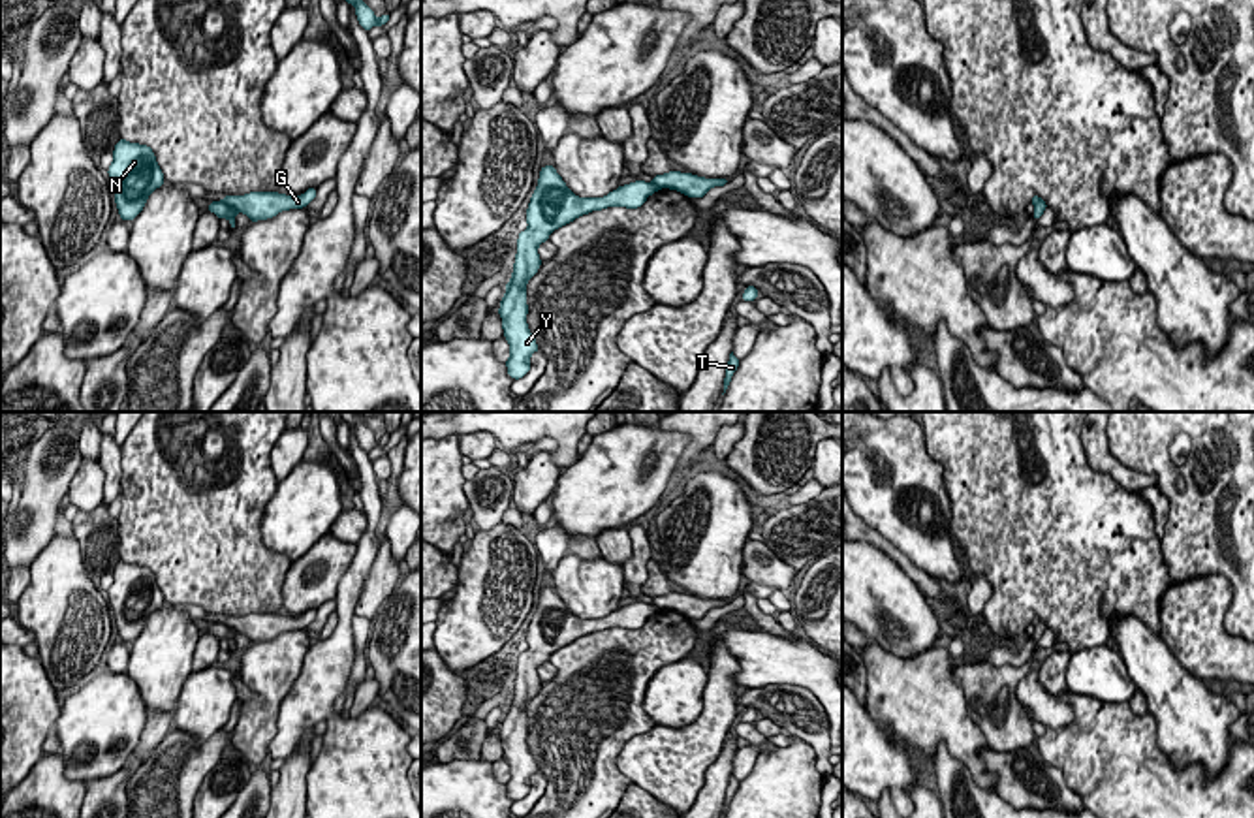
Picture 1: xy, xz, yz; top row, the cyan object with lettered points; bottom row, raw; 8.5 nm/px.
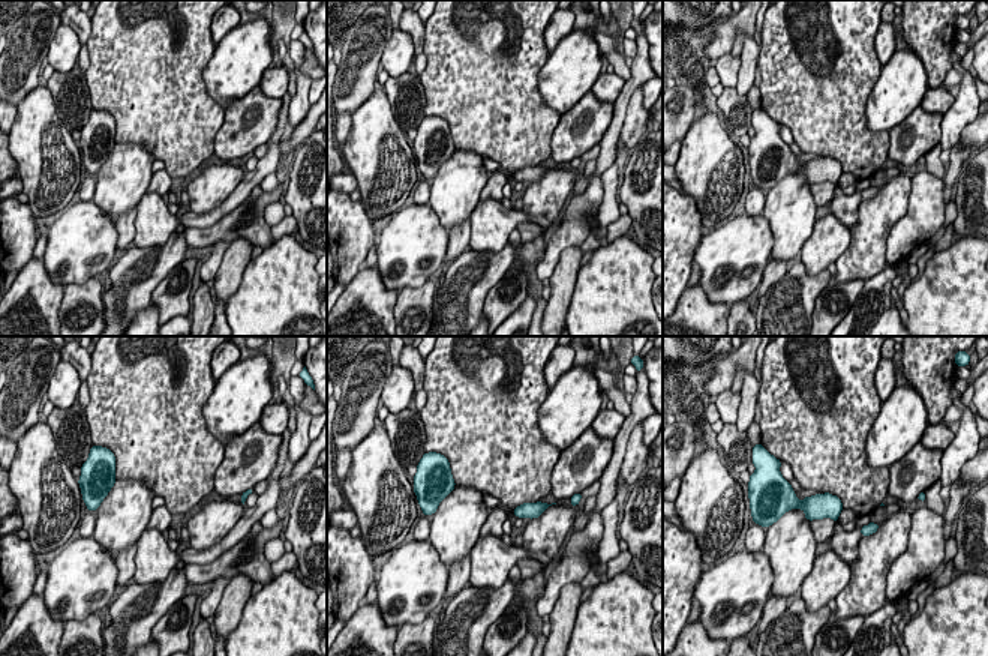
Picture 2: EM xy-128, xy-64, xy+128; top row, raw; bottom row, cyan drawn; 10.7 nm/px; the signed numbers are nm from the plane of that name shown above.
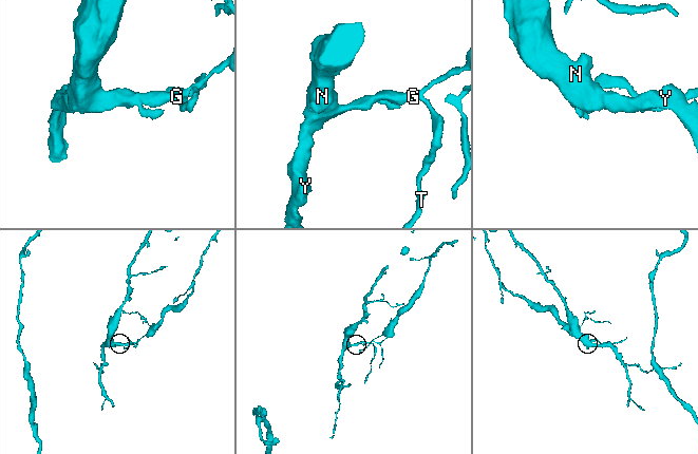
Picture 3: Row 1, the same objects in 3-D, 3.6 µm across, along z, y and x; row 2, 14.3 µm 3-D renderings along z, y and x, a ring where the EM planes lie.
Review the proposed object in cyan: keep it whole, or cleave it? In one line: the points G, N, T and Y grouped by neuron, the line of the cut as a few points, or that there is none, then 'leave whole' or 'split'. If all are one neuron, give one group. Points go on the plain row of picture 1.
groups G T / N Y; cut xy (222, 621), (237, 632); split

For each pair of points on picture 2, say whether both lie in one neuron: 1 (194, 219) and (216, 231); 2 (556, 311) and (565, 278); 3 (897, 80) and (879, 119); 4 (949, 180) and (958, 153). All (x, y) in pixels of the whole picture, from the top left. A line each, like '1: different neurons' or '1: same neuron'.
1: different neurons
2: same neuron
3: same neuron
4: same neuron

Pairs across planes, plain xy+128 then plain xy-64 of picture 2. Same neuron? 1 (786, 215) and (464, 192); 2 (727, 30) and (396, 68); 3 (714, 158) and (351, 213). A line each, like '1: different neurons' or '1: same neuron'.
1: same neuron
2: different neurons
3: different neurons

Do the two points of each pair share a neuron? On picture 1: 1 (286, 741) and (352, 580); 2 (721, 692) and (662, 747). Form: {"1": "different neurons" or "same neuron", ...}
{"1": "same neuron", "2": "same neuron"}

